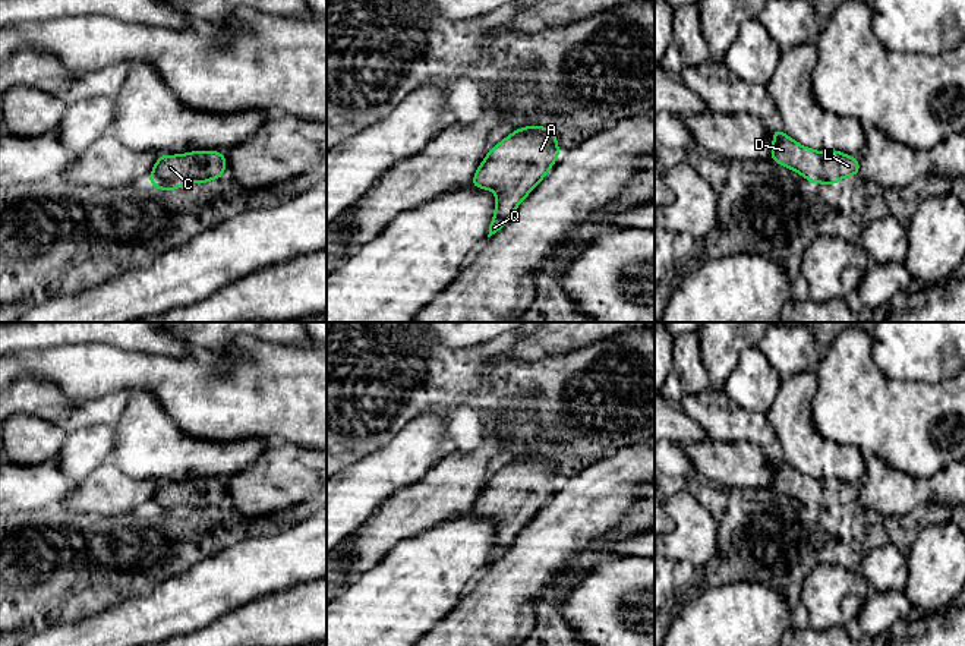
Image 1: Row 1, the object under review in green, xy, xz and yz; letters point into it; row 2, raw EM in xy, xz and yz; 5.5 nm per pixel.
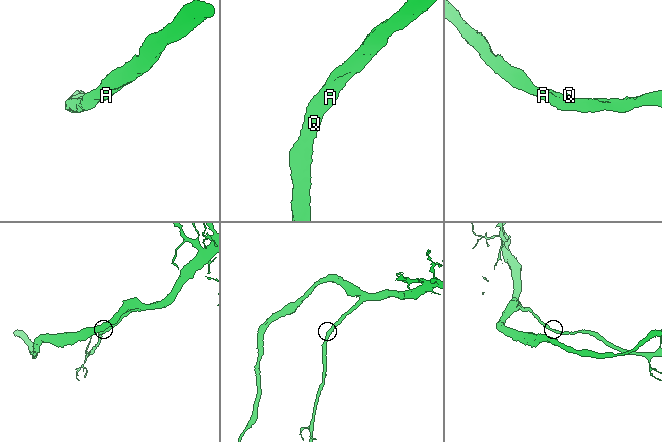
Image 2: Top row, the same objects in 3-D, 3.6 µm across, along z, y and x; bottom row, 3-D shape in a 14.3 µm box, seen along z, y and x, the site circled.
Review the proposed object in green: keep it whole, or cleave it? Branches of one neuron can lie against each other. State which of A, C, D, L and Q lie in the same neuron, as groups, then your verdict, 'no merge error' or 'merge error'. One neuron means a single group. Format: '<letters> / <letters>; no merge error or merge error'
A C D L Q; no merge error

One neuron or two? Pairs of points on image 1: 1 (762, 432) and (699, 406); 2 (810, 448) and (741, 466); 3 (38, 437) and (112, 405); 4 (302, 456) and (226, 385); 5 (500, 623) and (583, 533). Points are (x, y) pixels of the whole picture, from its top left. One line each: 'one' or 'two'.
1: one
2: two
3: two
4: two
5: one

